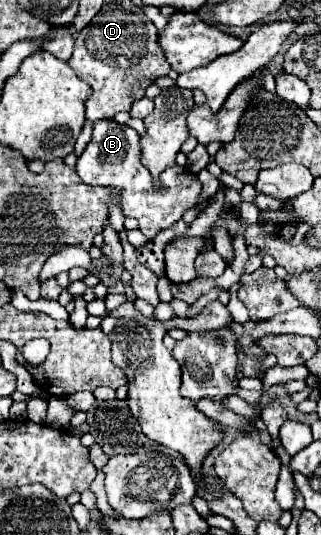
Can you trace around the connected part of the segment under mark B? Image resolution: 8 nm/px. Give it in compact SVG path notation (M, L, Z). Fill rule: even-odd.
M96 120L92 122L92 140L88 142L84 154L78 158L76 172L82 182L90 186L118 186L122 188L122 212L138 220L138 228L148 238L154 238L158 232L170 228L182 218L182 214L198 202L202 184L196 174L188 172L184 166L172 166L158 176L154 182L148 168L140 162L140 138L134 128L118 124L114 120Z

